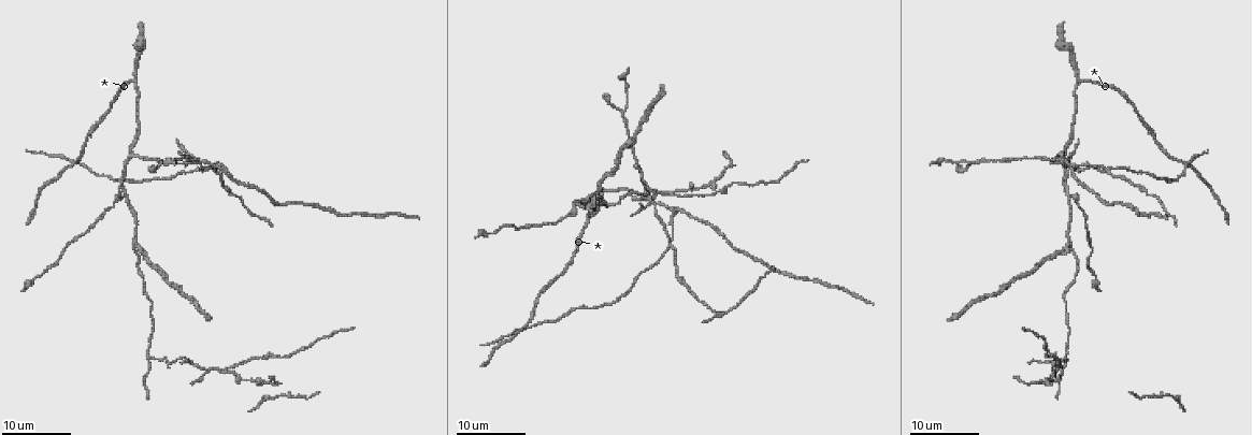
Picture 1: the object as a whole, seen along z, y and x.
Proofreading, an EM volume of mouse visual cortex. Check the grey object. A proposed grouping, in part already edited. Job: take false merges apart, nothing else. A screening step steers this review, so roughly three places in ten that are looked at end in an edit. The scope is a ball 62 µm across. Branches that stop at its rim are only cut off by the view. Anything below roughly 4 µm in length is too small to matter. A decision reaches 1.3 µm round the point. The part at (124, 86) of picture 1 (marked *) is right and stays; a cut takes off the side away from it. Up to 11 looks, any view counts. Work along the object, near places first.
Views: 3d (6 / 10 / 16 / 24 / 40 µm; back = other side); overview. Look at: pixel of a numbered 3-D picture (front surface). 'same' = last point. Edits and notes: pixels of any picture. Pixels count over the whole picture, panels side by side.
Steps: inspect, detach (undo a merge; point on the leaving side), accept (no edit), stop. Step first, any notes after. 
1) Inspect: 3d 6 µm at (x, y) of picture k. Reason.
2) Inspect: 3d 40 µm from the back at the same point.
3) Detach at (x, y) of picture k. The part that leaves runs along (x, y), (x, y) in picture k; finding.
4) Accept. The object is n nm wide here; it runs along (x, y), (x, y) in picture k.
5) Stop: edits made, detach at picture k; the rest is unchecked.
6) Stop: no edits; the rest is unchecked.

Inspect: 3d 24 µm at (140, 245) of picture 1. Branch point.

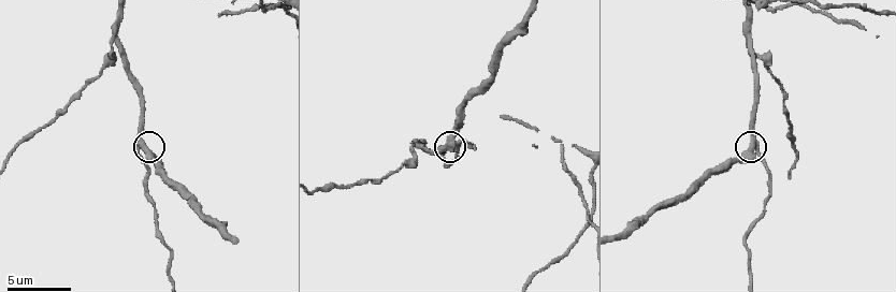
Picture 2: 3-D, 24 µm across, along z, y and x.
Inspect: 3d 10 µm at (144, 147) of picture 2.

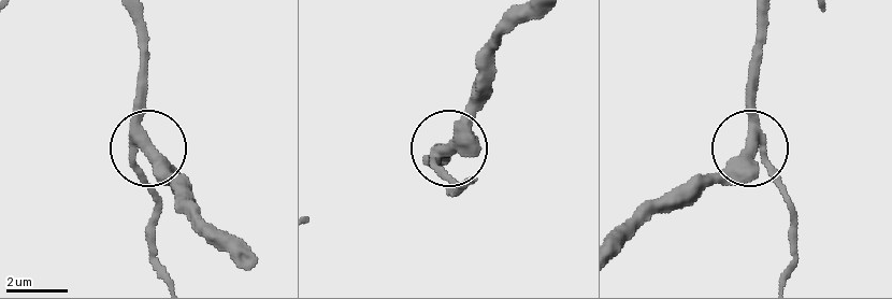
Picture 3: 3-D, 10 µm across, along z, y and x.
Accept. The object is 380 nm wide here; it runs along (427, 157), (447, 150), (488, 99) in picture 3; all the same neuron.

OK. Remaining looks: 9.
Inspect: 3d 10 µm at (751, 45) of picture 2. Arms part here.

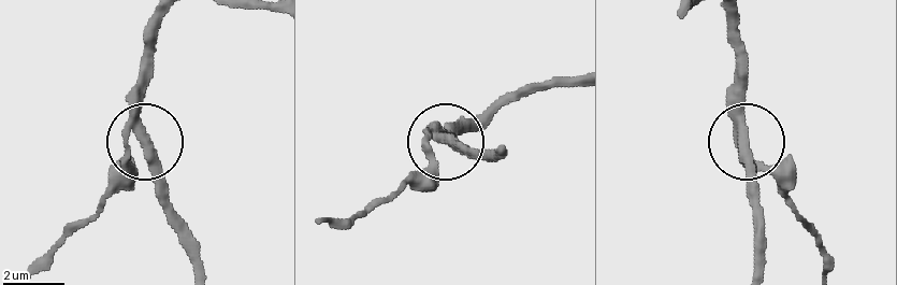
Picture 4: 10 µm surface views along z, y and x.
Detach at (129, 169) of picture 4. The object is 300 nm wide here; the part that leaves runs along (124, 136), (124, 160), (98, 210), (31, 271) in picture 4; a second neuron is stuck on.

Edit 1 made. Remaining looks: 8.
Inspect: 3d 24 µm at (586, 201) of picture 1. Three-way junction.

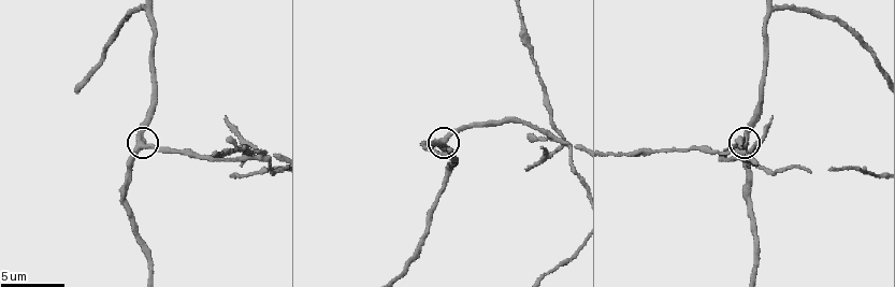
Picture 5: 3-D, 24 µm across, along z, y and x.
Inspect: 3d 6 µm at (145, 145) of picture 5. Zoom in.

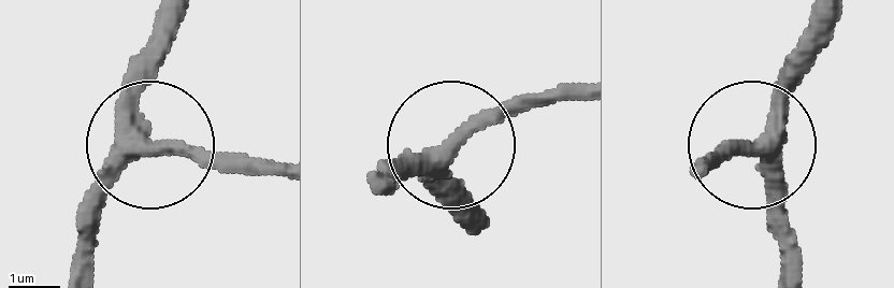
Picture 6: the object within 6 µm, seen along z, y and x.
Accept. The object is 340 nm wide here; it runs along (172, 22), (133, 112), (138, 138), (258, 163) in picture 6; one neuron here.

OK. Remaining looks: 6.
Inspect: 3d 6 µm at (564, 144) of picture 5. Four arms meet.

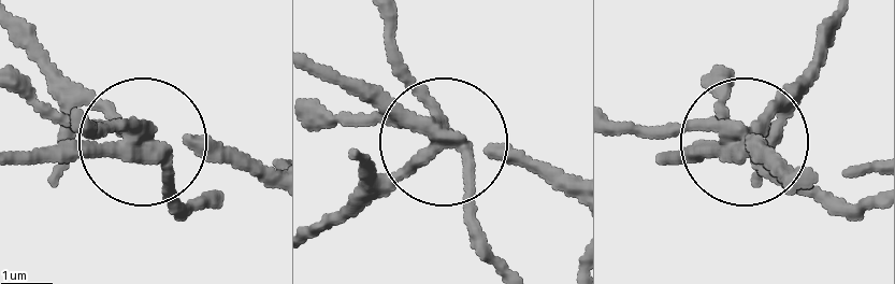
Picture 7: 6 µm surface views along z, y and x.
Detach at (99, 129) of picture 7. 4 arms meet here; the part that leaves runs along (145, 145), (167, 183), (197, 196) in picture 7; a second neuron is stuck on.

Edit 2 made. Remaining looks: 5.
Inspect: 3d 24 µm at (148, 360) of picture 1. Two arms in line, one across.

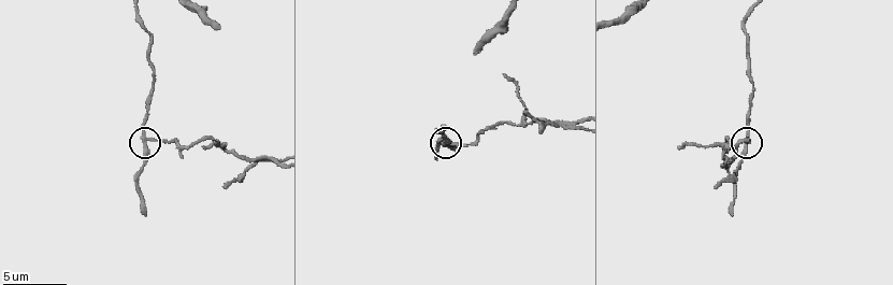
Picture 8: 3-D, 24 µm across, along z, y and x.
Inspect: 3d 6 µm at (147, 138) of picture 8.

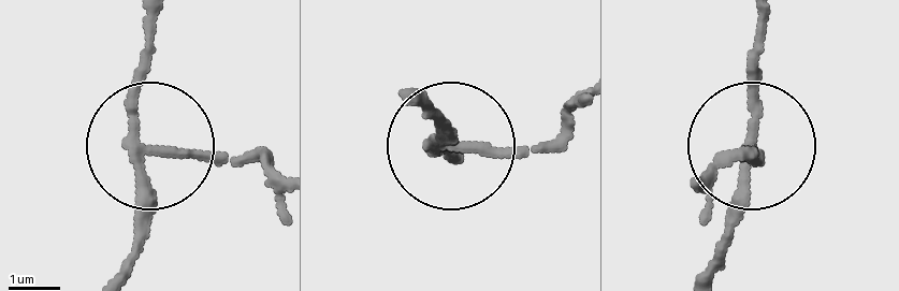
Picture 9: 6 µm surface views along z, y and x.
Detach at (226, 154) of picture 9. The object is 190 nm wide here; the part that leaves runs along (157, 144), (280, 170) in picture 9; a second neuron is stuck on.

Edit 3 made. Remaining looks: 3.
Stop: edits made, detach at picture 4, detach at picture 7, detach at picture 9; the rest is unchecked.

